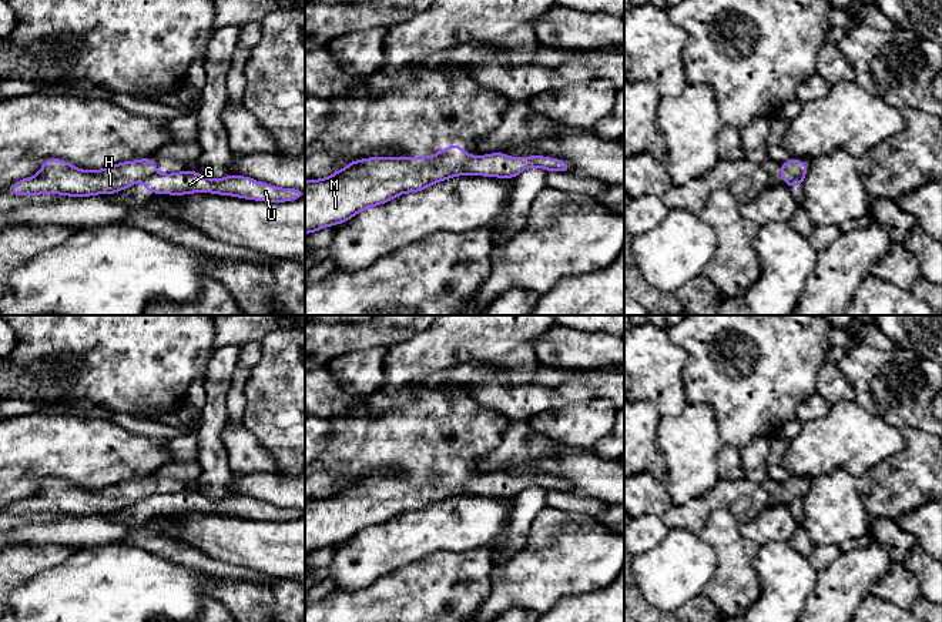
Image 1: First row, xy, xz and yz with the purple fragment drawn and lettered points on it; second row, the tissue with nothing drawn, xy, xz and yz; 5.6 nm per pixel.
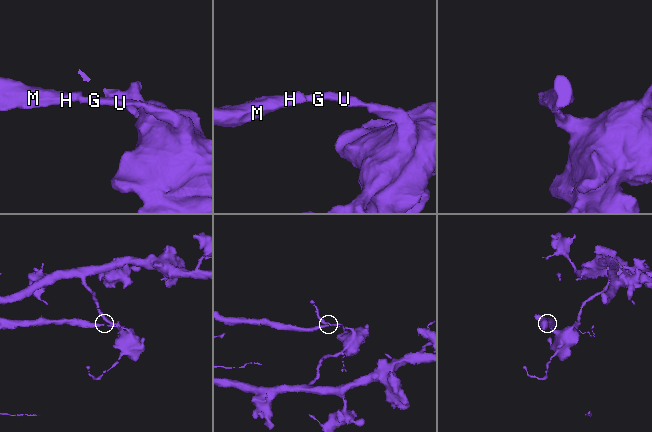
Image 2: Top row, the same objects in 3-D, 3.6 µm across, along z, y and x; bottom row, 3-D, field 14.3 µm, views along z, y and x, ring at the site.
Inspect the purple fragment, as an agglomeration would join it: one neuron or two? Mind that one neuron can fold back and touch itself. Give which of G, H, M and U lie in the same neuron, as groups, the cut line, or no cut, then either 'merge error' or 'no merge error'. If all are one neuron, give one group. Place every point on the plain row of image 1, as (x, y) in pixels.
G U / H M | xz (466, 475), (462, 492) | merge error

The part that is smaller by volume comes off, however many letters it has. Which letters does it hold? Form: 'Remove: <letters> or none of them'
Remove: H, M

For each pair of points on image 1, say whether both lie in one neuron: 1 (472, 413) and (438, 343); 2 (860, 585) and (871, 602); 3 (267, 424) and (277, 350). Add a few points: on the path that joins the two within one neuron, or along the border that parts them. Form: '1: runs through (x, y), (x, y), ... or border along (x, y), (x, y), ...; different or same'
1: runs through (443, 403), (405, 388), (409, 371); same
2: border along (871, 592), (857, 607); different
3: runs through (277, 405), (277, 368); same

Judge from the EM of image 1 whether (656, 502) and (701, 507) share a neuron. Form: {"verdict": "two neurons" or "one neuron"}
{"verdict": "one neuron"}

